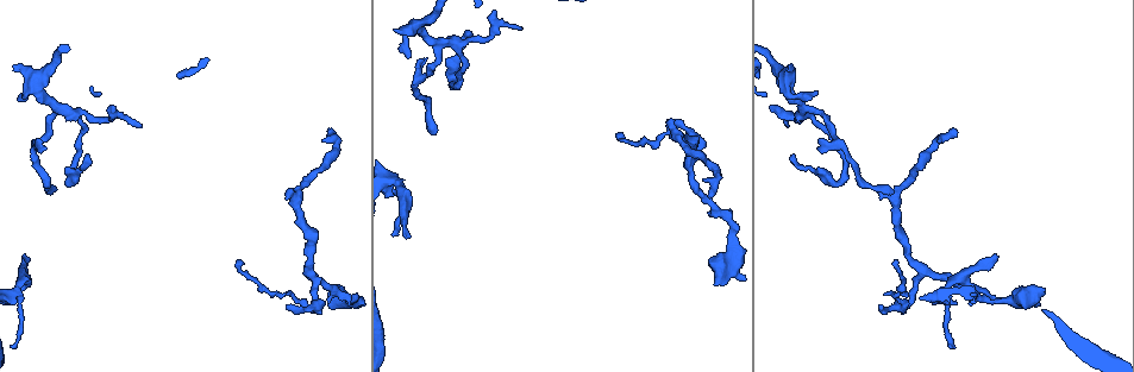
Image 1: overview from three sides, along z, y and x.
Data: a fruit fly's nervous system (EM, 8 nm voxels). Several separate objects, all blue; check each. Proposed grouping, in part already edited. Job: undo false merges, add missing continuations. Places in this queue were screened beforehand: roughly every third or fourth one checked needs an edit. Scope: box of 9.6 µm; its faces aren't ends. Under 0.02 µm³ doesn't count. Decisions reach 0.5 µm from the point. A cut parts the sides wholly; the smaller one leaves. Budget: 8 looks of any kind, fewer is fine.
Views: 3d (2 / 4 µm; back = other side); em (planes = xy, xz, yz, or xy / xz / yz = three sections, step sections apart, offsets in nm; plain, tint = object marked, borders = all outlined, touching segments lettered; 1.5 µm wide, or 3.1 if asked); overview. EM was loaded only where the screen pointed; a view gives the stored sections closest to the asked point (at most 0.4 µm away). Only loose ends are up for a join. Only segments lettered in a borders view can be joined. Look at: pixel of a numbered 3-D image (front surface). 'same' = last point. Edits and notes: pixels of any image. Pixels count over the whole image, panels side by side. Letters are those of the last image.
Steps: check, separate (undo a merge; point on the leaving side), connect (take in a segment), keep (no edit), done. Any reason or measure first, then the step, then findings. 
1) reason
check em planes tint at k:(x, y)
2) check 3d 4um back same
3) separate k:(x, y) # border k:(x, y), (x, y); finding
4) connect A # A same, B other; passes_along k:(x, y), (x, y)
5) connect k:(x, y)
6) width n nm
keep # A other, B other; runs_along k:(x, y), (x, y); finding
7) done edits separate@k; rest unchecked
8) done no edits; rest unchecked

branch stops here
check em planes borders at 1:(330, 130)

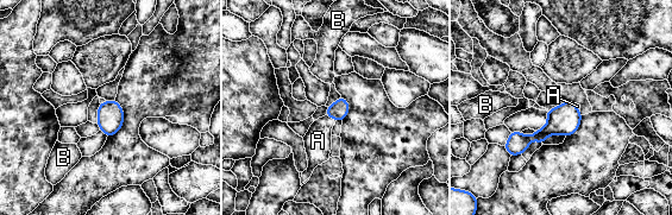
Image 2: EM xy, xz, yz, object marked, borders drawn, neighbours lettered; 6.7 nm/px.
width 120 nm
connect A # A same, B other; passes_along 2:(338, 111), (331, 117), (318, 140); it goes on there

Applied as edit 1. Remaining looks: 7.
check overview

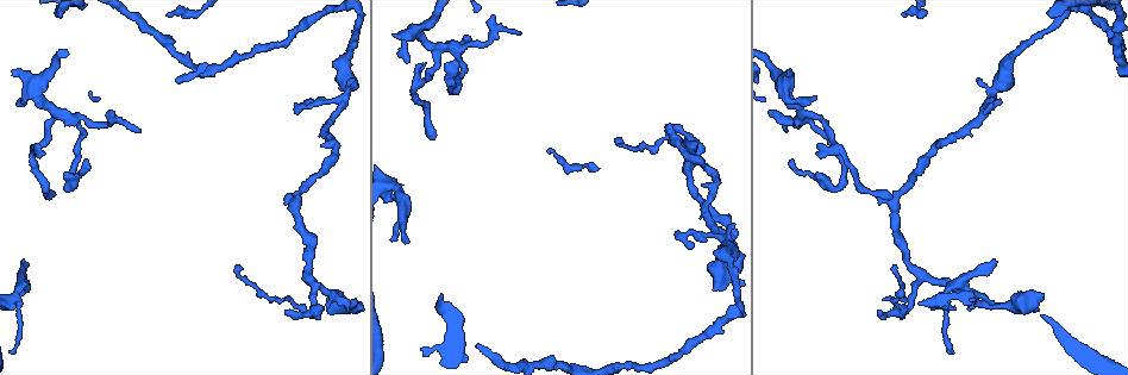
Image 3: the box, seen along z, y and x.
an open end
check 3d 4um at 3:(287, 313)

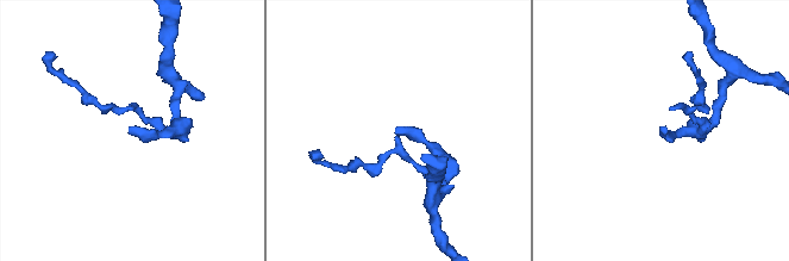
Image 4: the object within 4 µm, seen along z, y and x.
now the EM
check em planes tint at 4:(660, 131)

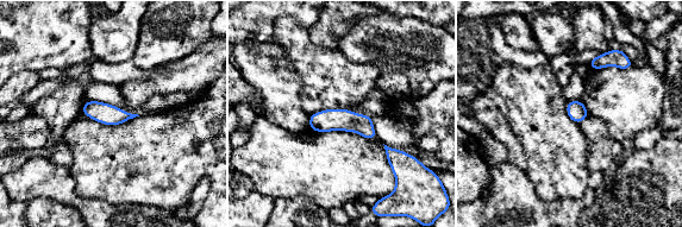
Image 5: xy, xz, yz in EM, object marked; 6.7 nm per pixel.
what lies round it
check em planes borders same

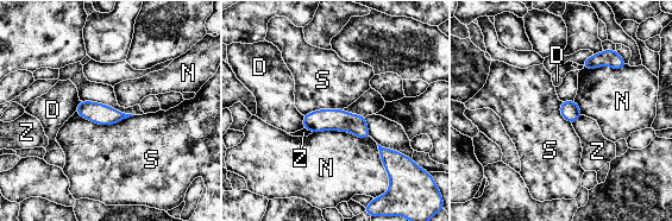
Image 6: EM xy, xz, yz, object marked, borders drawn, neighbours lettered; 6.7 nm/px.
keep # D other, N other, S other, Z other; none of them fits

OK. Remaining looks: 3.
check em xz step 8 borders at 3:(432, 138)

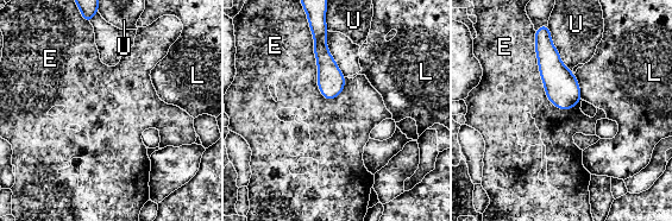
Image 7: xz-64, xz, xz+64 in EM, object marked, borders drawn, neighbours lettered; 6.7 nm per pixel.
width 220 nm
keep # E other, L other, U other; border 7:(548, 31), (560, 61), (573, 75); no lettered segment goes on from it

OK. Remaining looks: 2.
done edits connect@2; rest unchecked

